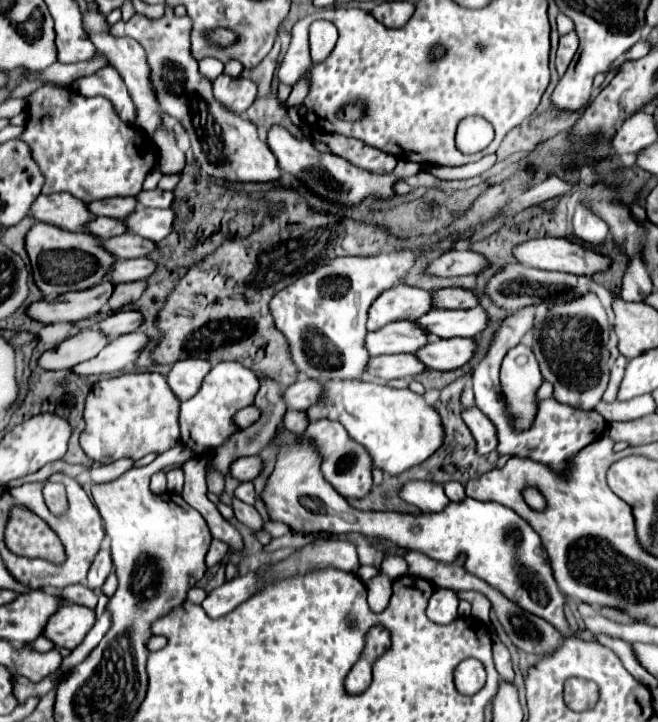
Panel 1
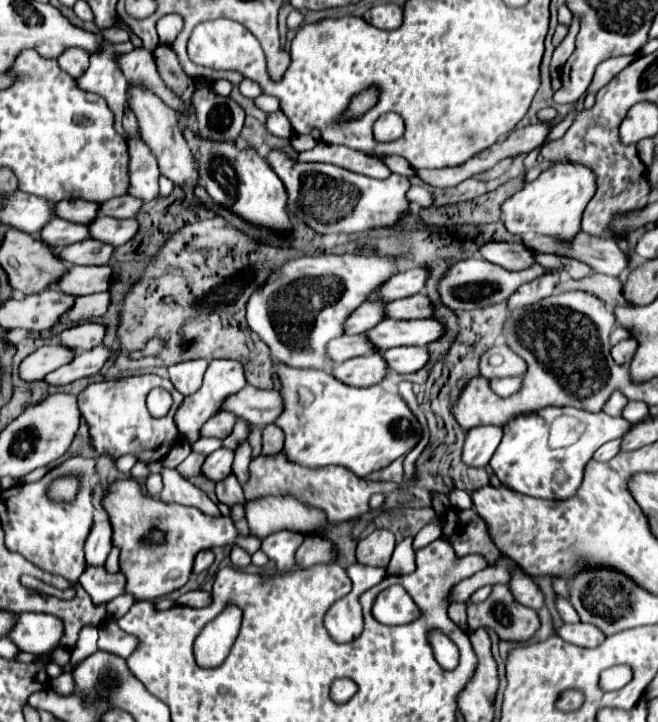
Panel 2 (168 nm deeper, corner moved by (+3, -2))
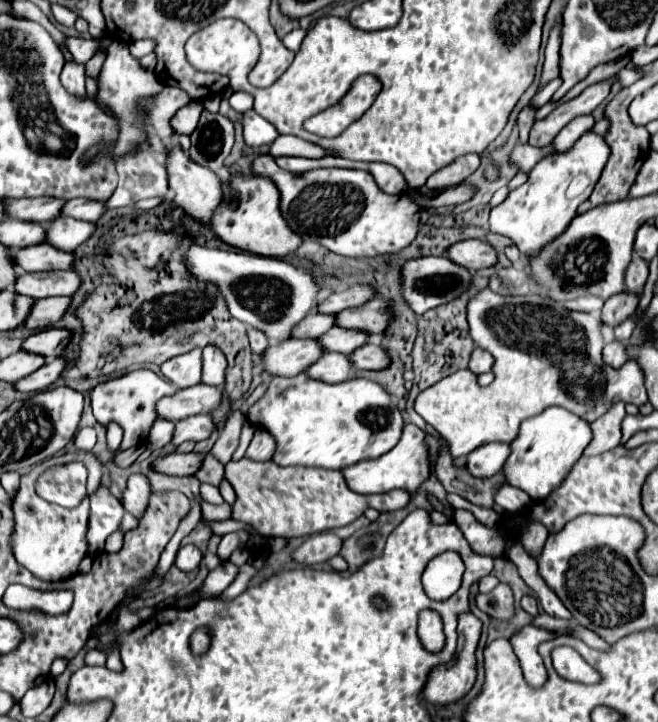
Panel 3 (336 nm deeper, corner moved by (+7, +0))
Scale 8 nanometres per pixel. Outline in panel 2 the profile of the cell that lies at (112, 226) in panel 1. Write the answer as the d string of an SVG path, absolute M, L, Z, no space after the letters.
M55 218L53 224L45 226L45 230L39 234L39 238L43 238L43 242L47 242L51 248L65 248L69 244L91 238L91 232L89 232L87 224L75 224L75 222L63 220L63 218Z

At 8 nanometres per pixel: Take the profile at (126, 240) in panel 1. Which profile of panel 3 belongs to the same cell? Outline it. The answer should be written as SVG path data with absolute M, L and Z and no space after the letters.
M33 244L11 254L13 264L23 272L49 272L49 270L71 270L73 254L57 252L49 244Z

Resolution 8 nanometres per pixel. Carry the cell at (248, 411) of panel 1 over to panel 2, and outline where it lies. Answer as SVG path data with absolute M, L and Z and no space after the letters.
M221 412L217 416L213 416L209 422L205 422L205 426L201 428L201 436L215 436L219 440L227 438L235 426L237 416L233 412Z

